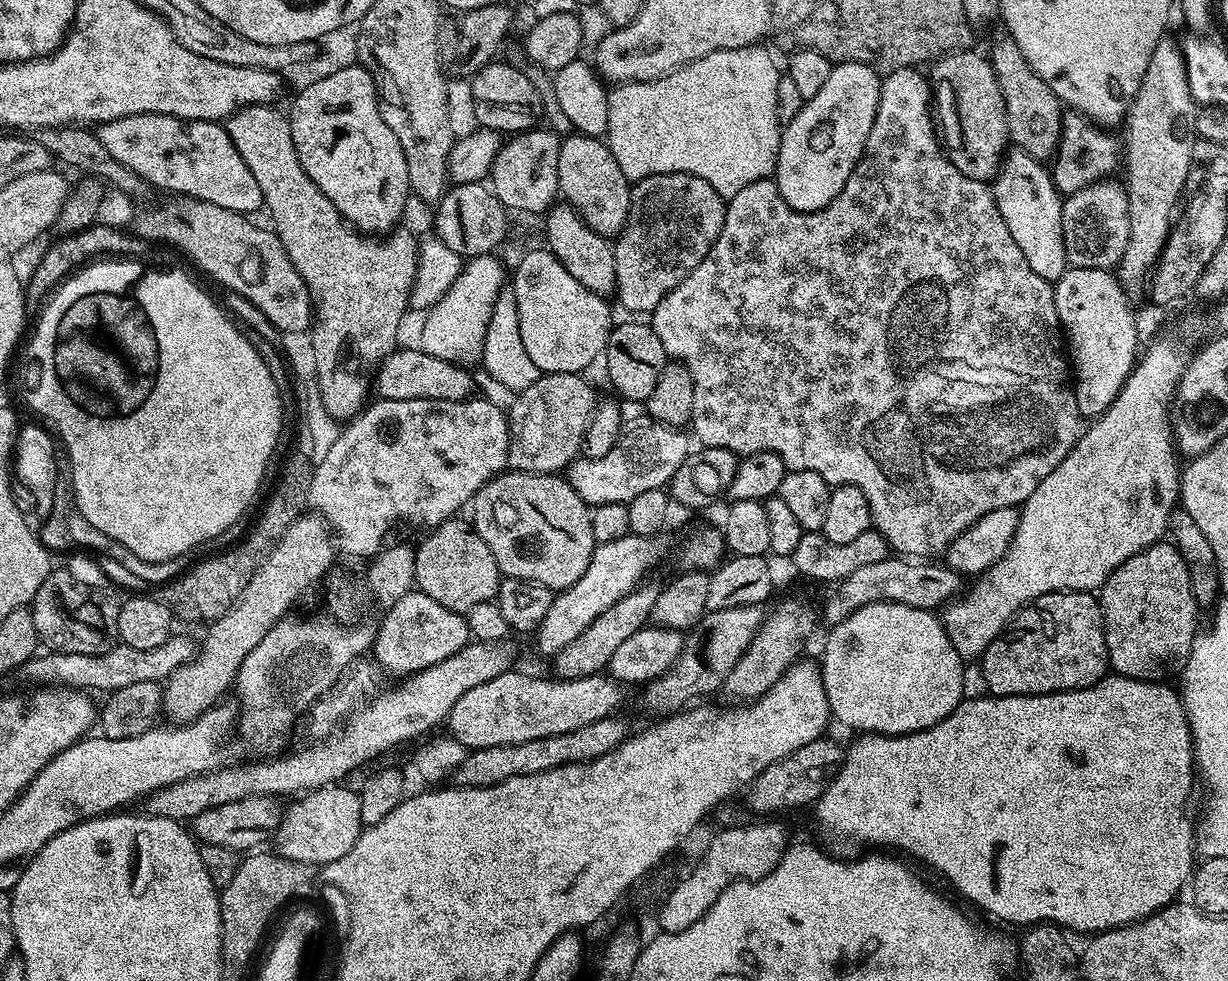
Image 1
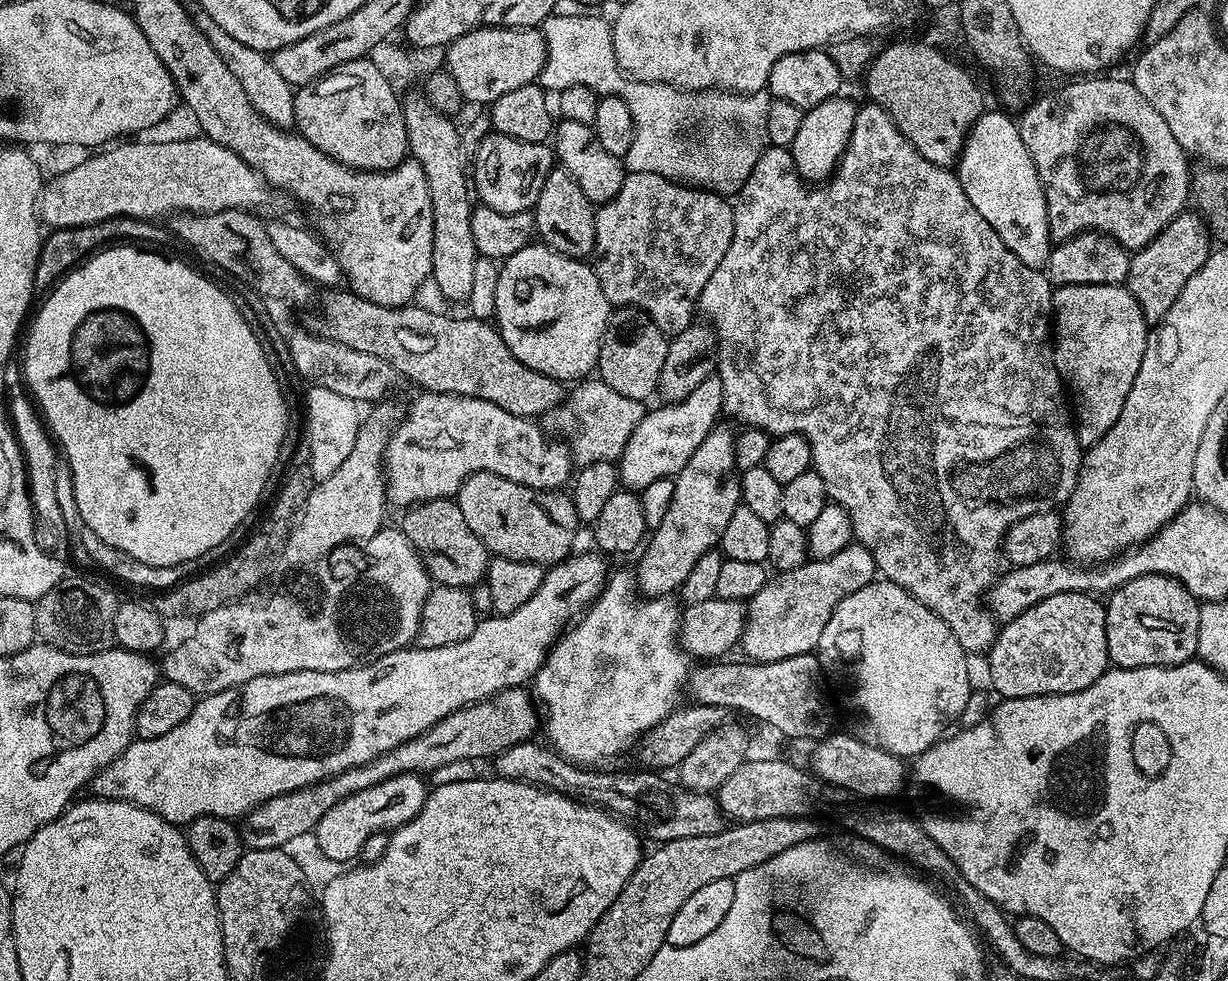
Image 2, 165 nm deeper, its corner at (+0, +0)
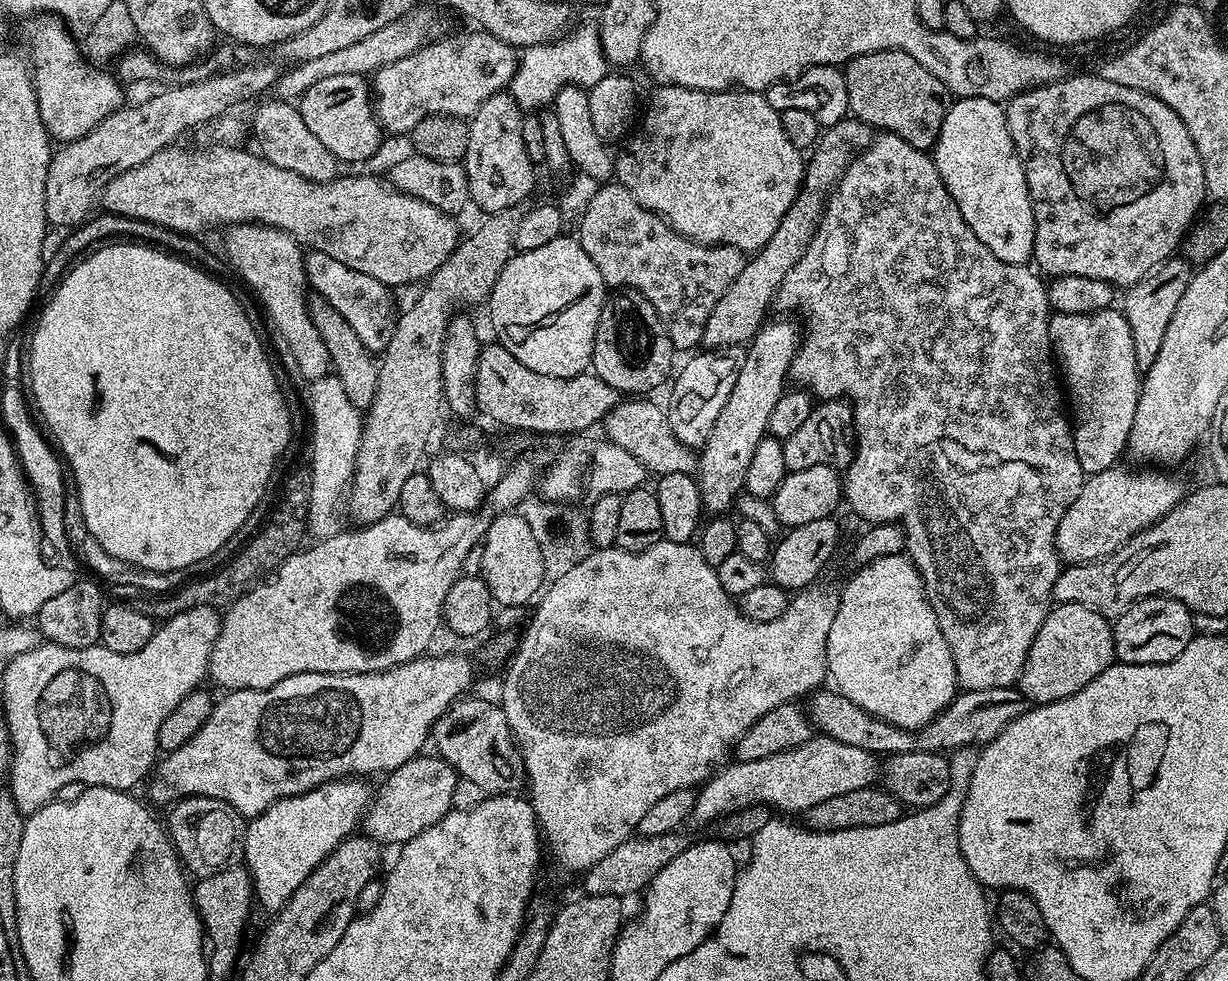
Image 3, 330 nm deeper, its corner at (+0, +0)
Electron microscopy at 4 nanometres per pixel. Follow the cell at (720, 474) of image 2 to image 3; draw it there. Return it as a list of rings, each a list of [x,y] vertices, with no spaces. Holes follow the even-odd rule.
[[[780,319],[784,320],[765,323],[747,345],[746,362],[742,362],[742,370],[738,370],[738,382],[734,382],[734,390],[730,390],[730,398],[726,398],[726,406],[722,406],[718,422],[714,422],[714,430],[710,430],[710,438],[706,438],[704,447],[699,449],[700,497],[709,513],[727,513],[727,508],[731,504],[733,507],[744,492],[746,466],[750,466],[750,457],[758,442],[768,435],[770,413],[789,383],[788,371],[800,346],[802,332],[788,321],[791,319]]]

